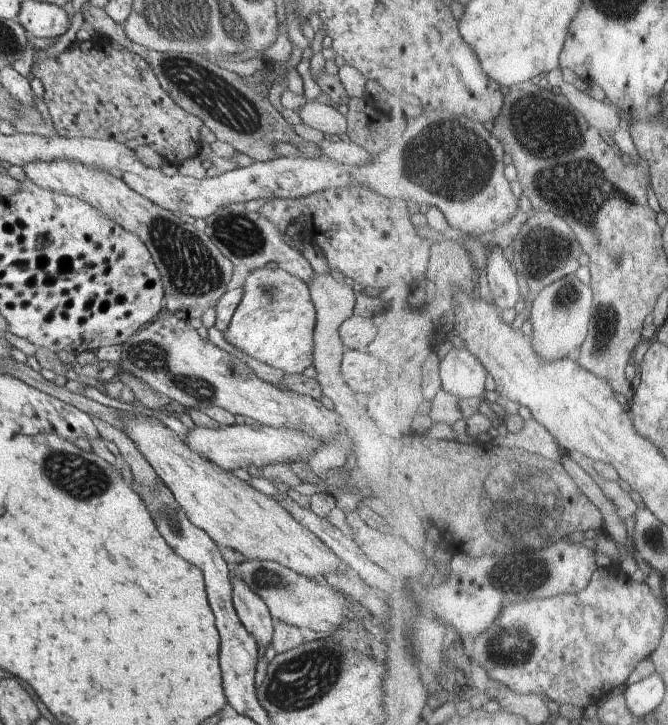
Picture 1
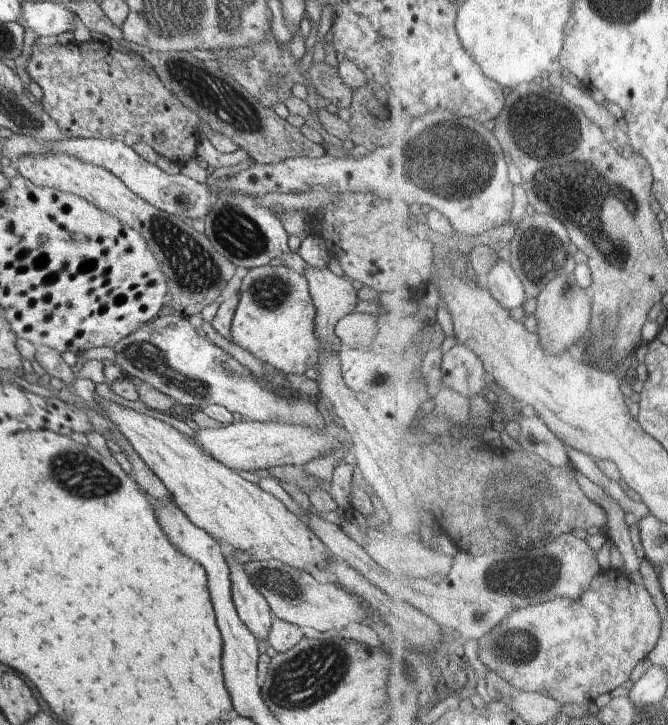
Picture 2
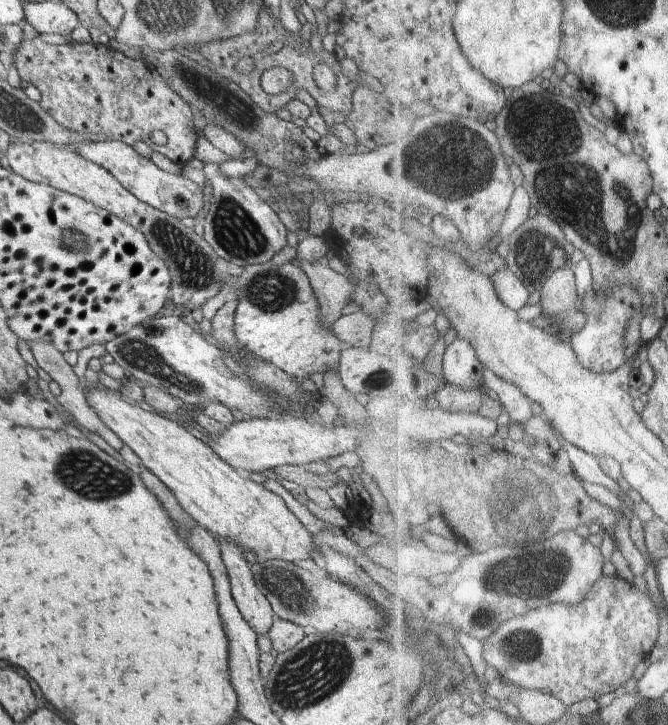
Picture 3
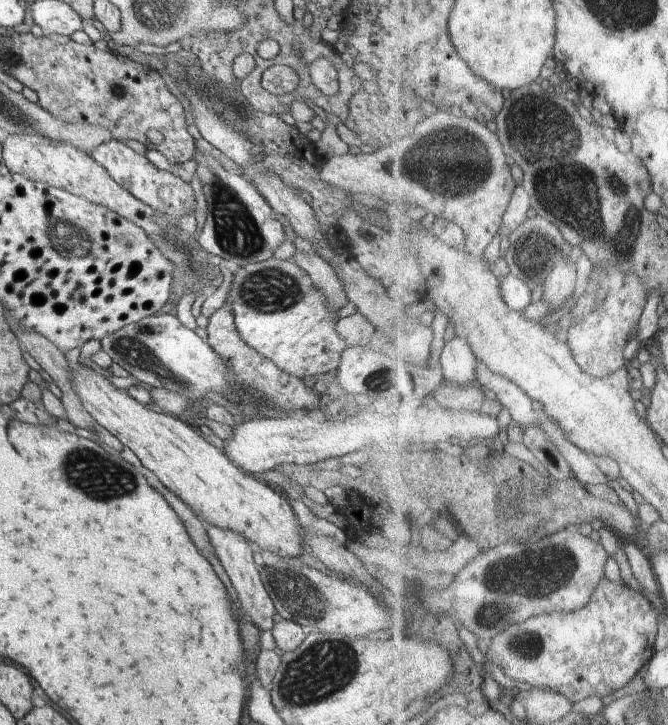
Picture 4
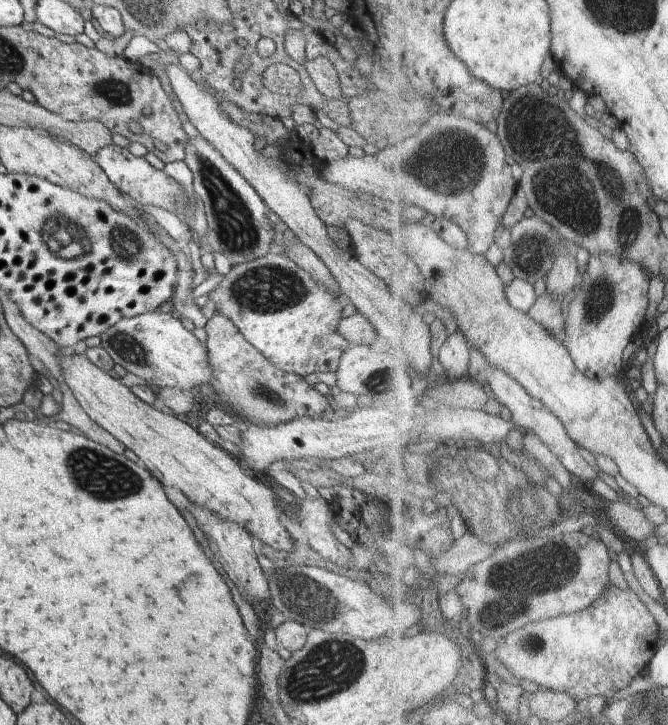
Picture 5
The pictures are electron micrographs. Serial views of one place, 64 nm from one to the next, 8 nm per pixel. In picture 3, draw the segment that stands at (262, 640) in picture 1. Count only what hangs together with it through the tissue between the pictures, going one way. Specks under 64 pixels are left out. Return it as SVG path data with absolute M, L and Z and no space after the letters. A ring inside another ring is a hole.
M222 538L218 540L221 545L221 558L231 584L231 593L242 618L252 626L258 636L266 634L273 624L275 612L254 582L251 563L244 558L245 549L234 542L226 542Z

